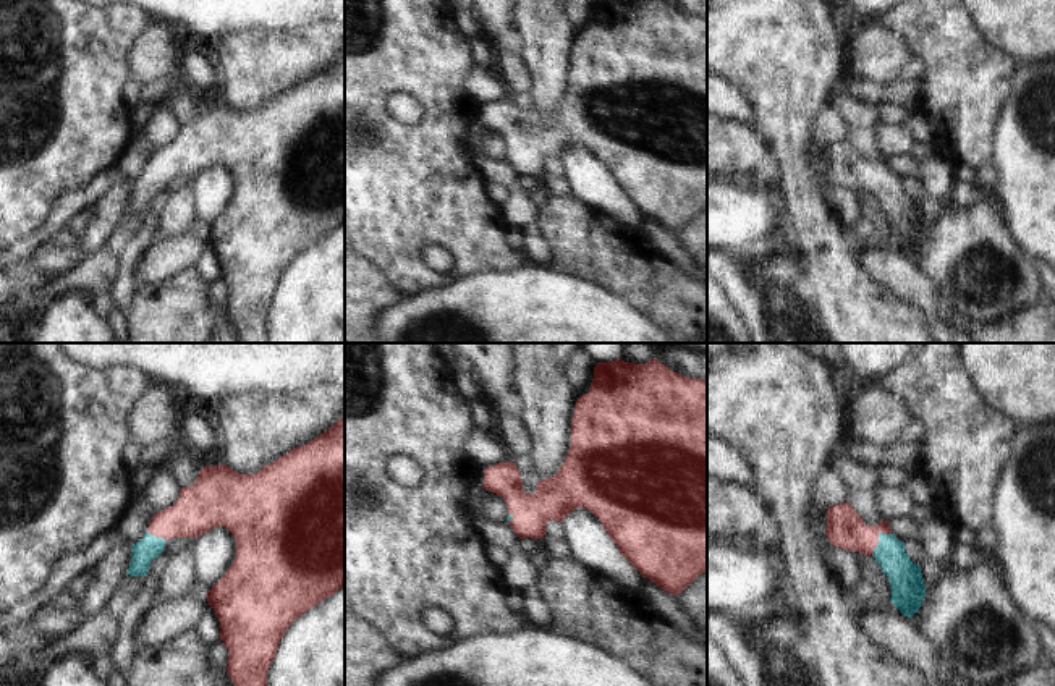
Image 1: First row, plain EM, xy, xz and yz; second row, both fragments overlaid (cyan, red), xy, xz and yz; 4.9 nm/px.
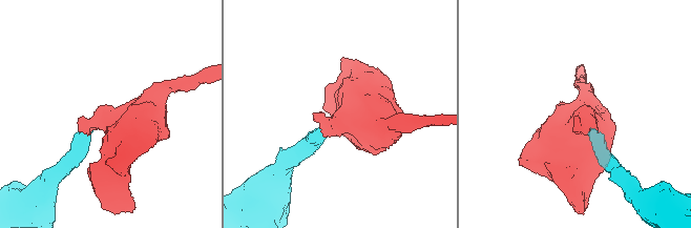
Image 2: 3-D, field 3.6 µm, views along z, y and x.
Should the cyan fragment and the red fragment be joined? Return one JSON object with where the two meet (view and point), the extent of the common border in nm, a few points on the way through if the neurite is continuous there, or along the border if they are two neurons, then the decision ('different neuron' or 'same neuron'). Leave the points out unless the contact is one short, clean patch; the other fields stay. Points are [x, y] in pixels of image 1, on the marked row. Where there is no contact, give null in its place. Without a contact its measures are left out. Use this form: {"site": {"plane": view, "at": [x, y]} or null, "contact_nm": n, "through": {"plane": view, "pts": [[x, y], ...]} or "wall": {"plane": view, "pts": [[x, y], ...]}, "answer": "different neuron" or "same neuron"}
{"site": {"plane": "yz", "at": [879, 539]}, "contact_nm": 140, "through": {"plane": "yz", "pts": [[906, 581], [879, 539], [864, 539], [845, 529]]}, "answer": "same neuron"}

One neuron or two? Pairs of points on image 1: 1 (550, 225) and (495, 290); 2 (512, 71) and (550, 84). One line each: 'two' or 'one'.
1: two
2: two

